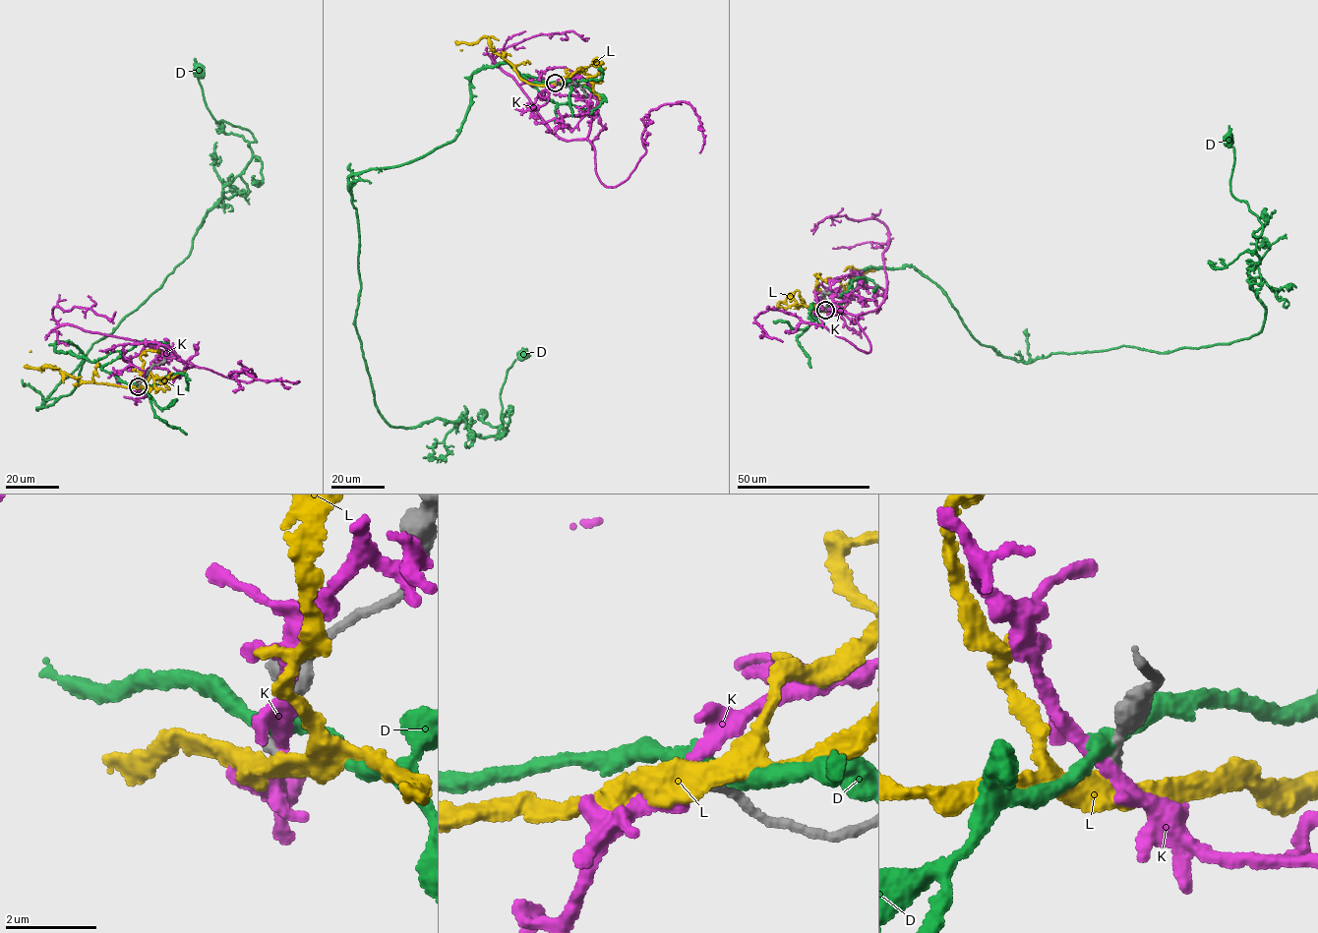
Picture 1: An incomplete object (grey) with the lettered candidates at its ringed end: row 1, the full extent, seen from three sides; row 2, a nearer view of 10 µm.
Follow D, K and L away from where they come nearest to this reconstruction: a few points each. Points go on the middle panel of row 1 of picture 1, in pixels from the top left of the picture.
D: (557, 83), (483, 66), (455, 138), (349, 178), (354, 325), (385, 421), (504, 436), (501, 388), (523, 354)
K: (556, 83), (574, 75), (590, 85), (585, 139), (555, 136), (495, 58), (543, 33), (574, 31), (587, 40)
L: (555, 84), (541, 86), (521, 80), (509, 62), (494, 53), (487, 37), (474, 43), (459, 42), (462, 50)

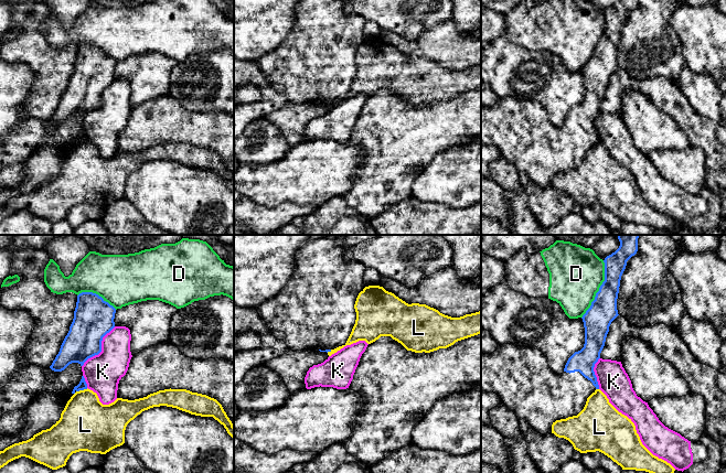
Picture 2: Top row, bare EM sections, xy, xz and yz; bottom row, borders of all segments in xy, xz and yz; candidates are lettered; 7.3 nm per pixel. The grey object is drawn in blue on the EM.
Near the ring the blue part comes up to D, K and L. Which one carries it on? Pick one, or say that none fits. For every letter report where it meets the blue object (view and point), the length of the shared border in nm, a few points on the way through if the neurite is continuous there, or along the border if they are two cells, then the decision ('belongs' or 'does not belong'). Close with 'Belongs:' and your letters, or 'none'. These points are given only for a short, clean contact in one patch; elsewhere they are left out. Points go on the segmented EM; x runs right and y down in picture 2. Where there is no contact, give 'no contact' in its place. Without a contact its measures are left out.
D: contact yz (599, 289); length 460 nm; does not belong
K: contact xy (100, 348); length 380 nm; does not belong
L: contact xy (81, 389); length 110 nm; does not belong
Belongs: none

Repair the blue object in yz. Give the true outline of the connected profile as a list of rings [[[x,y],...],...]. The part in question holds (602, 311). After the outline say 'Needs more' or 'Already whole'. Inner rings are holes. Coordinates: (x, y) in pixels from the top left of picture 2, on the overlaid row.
[[[618,235],[619,248],[605,258],[605,281],[581,318],[585,327],[584,347],[568,358],[563,374],[555,374],[544,354],[527,346],[503,344],[498,345],[491,354],[481,353],[481,390],[497,394],[519,420],[526,420],[538,433],[552,433],[552,424],[556,420],[577,416],[587,398],[599,389],[594,367],[600,358],[609,326],[619,315],[617,299],[620,280],[627,261],[638,251],[638,238],[639,235]]]. Needs more

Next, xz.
[[[325,235],[305,244],[295,256],[295,269],[288,283],[279,293],[256,308],[273,335],[282,340],[289,351],[316,348],[328,353],[345,345],[352,332],[356,320],[354,304],[365,288],[363,276],[366,268],[348,257],[348,250],[343,247],[344,238],[345,235]]]. Needs more

